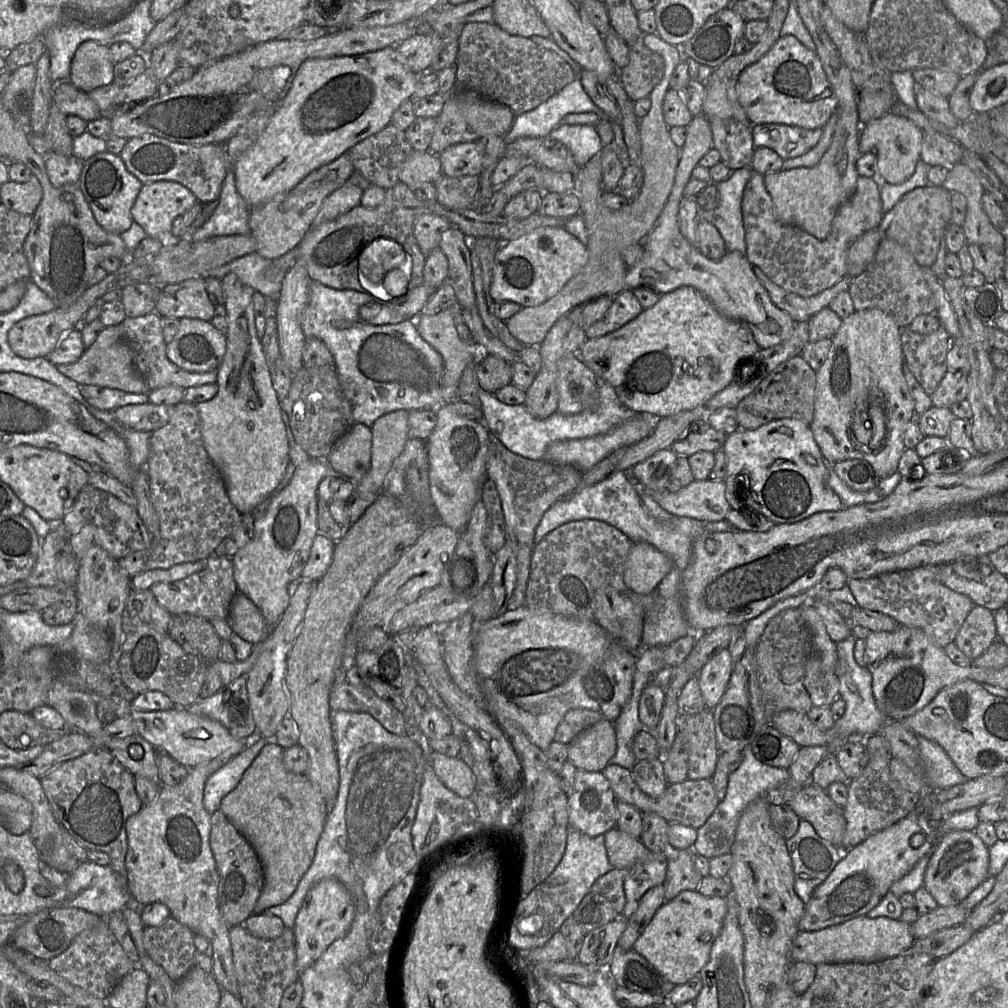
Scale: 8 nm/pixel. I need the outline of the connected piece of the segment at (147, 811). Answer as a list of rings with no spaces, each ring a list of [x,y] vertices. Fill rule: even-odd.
[[[215,758],[210,761],[206,761],[196,765],[188,769],[188,773],[185,779],[176,786],[166,786],[161,785],[160,790],[156,796],[156,798],[148,805],[143,806],[141,810],[132,815],[126,823],[126,831],[127,831],[127,840],[128,840],[128,850],[126,854],[126,879],[127,879],[127,890],[131,896],[131,898],[135,901],[135,903],[143,907],[145,905],[160,902],[166,905],[170,910],[170,917],[173,917],[180,923],[184,924],[188,928],[190,928],[195,935],[201,935],[208,939],[212,945],[212,973],[218,984],[221,988],[226,989],[227,991],[233,993],[239,998],[238,991],[238,982],[237,977],[234,970],[233,965],[233,955],[231,949],[231,941],[230,941],[230,927],[224,921],[220,908],[219,908],[219,873],[216,866],[216,862],[210,847],[210,832],[211,832],[211,815],[205,810],[203,805],[203,797],[204,797],[204,787],[208,780],[208,778],[219,768],[228,763],[228,758]]]

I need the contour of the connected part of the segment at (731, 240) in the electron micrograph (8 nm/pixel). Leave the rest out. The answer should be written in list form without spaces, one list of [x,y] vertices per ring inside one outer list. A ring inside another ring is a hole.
[[[750,167],[732,171],[727,179],[715,183],[720,197],[719,205],[713,210],[700,210],[700,218],[706,220],[717,228],[725,242],[727,251],[738,251],[744,255],[746,254],[746,243],[741,204],[744,189],[752,174],[753,170]]]

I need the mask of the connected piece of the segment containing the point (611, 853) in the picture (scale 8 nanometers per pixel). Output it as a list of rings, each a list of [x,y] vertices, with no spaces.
[[[617,826],[604,833],[604,842],[608,860],[614,869],[631,868],[650,854],[640,839],[630,836]]]

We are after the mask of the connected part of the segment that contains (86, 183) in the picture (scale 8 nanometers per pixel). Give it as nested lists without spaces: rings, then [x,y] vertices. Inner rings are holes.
[[[106,151],[90,157],[83,164],[78,185],[102,228],[121,234],[131,227],[131,208],[144,184],[127,170],[120,155]]]

